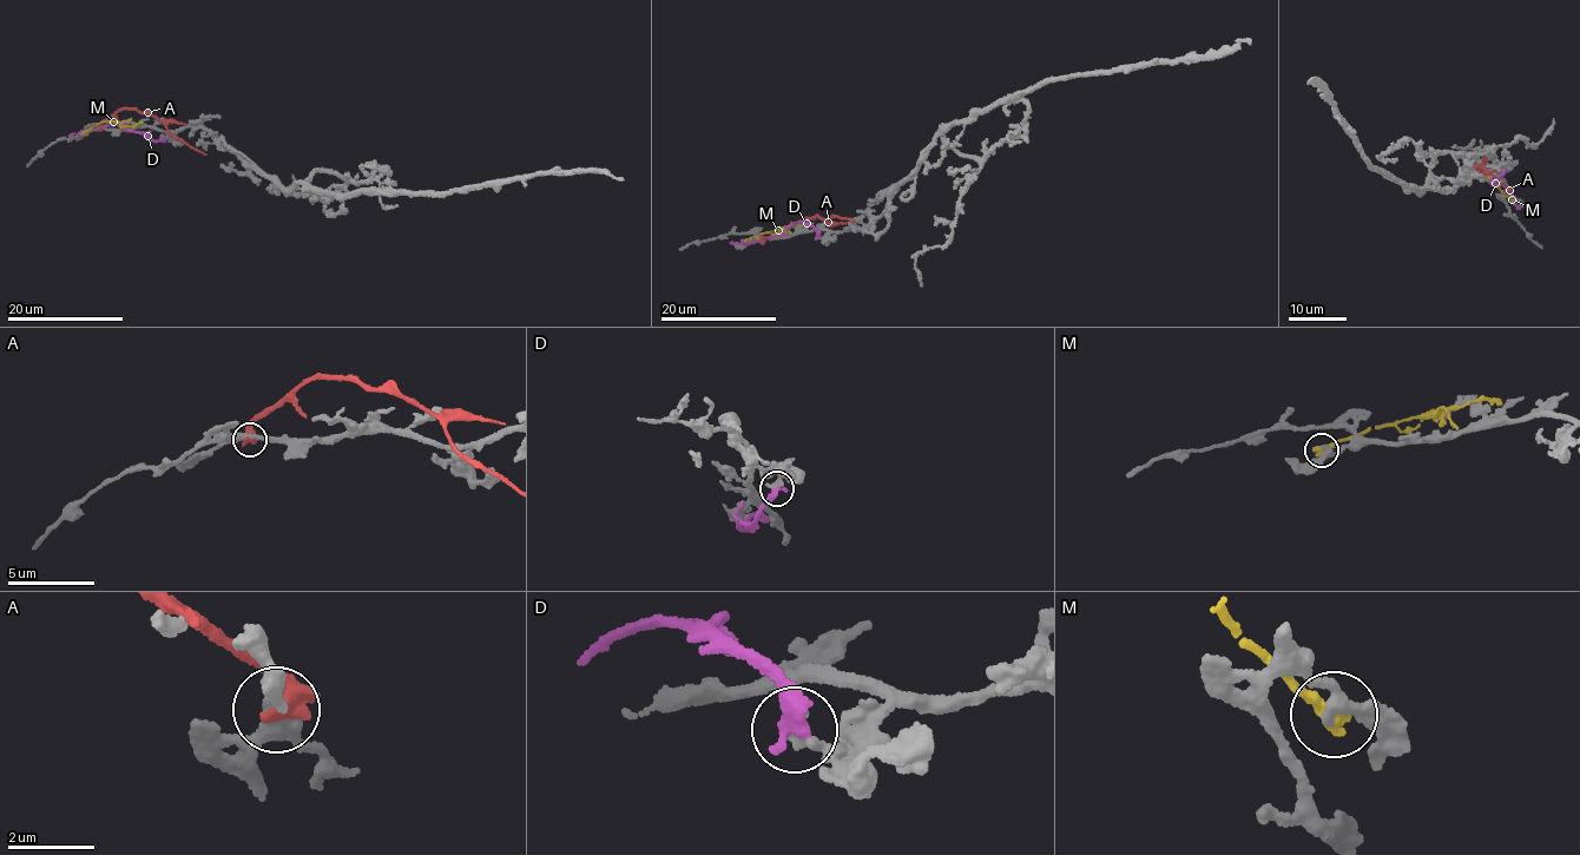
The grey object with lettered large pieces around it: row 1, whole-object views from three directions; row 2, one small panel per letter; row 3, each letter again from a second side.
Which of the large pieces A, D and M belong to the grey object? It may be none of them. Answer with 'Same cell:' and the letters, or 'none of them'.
Same cell: none of them

